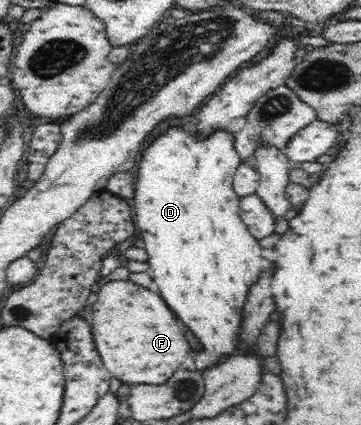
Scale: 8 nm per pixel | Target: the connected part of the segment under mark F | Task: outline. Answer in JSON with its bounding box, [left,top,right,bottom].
[91,278,189,384]

